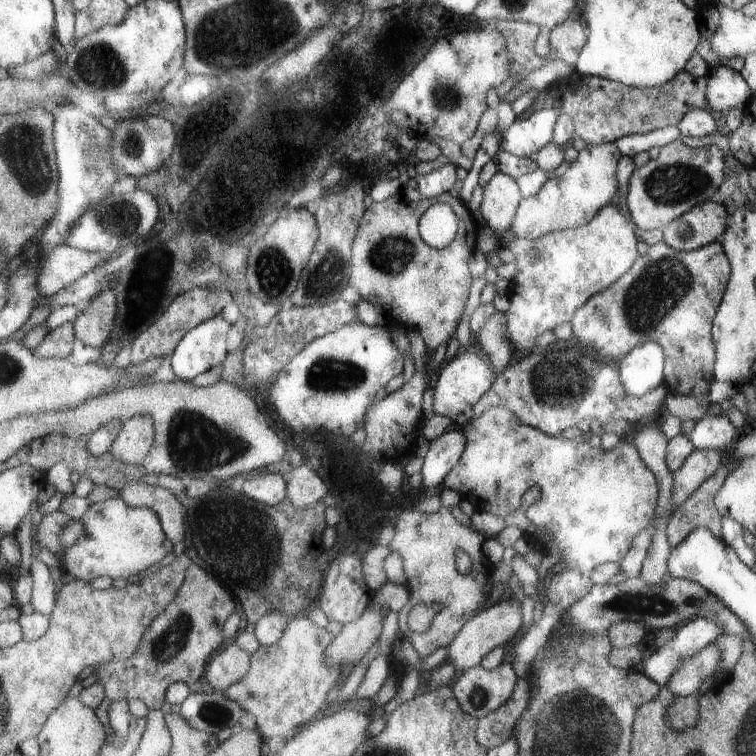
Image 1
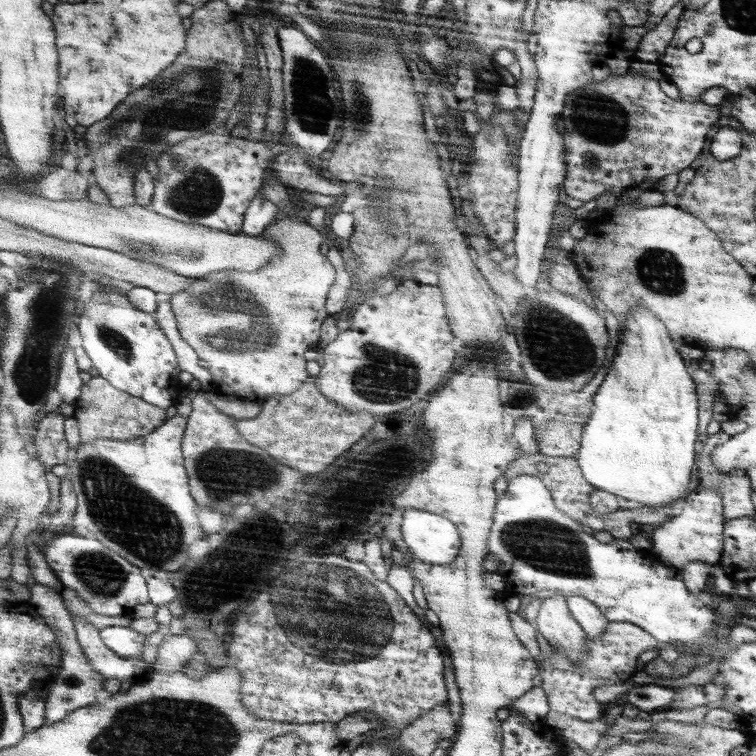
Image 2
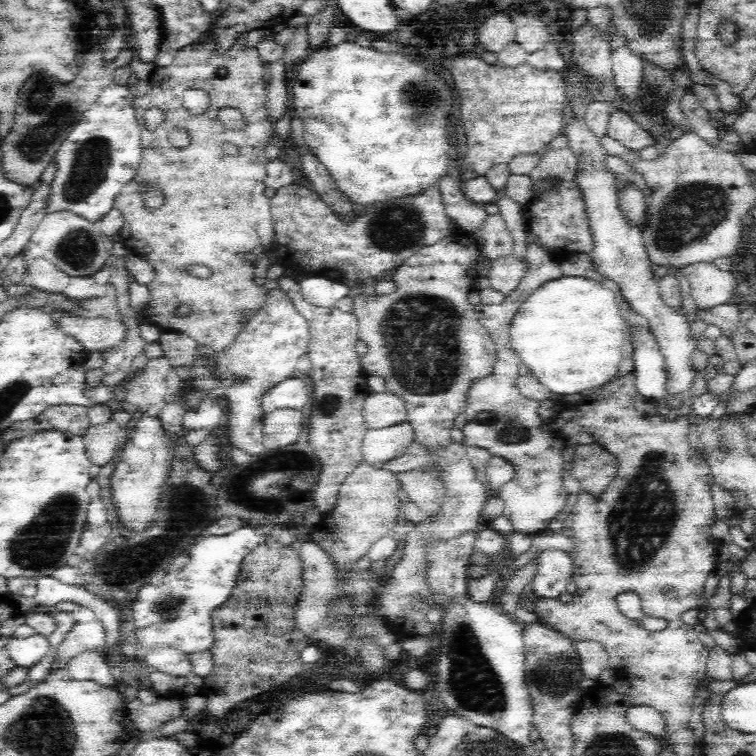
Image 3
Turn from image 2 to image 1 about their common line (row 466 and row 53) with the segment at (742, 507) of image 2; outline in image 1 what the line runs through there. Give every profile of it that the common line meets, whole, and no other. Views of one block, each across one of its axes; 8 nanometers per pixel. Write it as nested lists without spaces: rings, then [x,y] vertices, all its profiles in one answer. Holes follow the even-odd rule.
[[[699,2],[695,12],[697,12],[697,26],[699,26],[699,44],[695,48],[695,54],[699,54],[707,62],[707,66],[729,66],[735,72],[741,72],[743,62],[745,62],[745,58],[741,54],[721,58],[711,50],[711,36],[715,34],[717,26],[719,26],[717,8],[711,6],[711,4]]]

